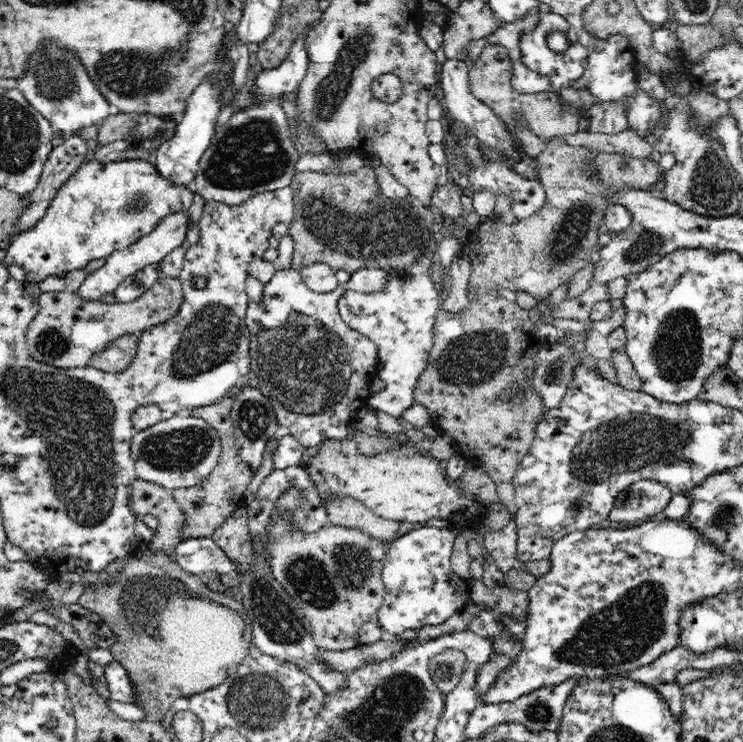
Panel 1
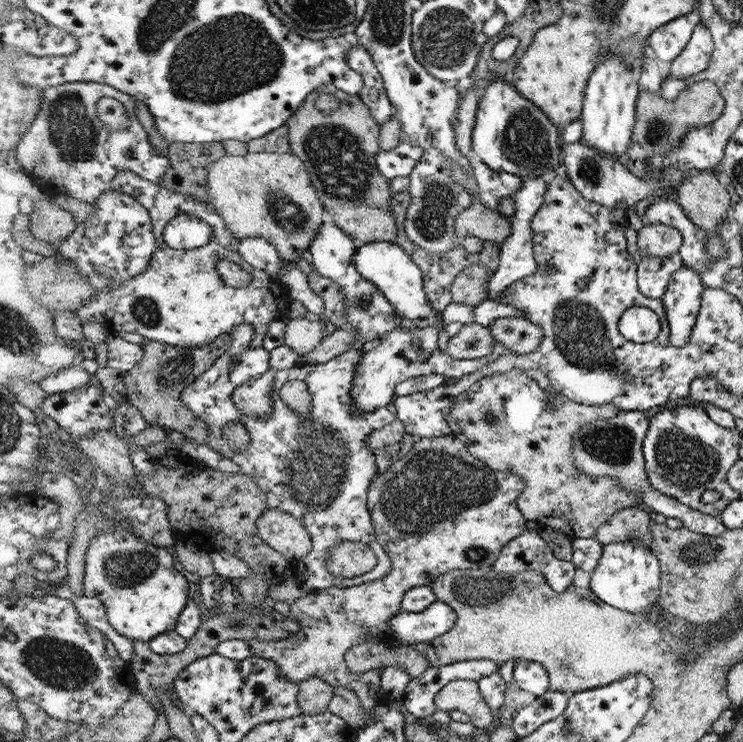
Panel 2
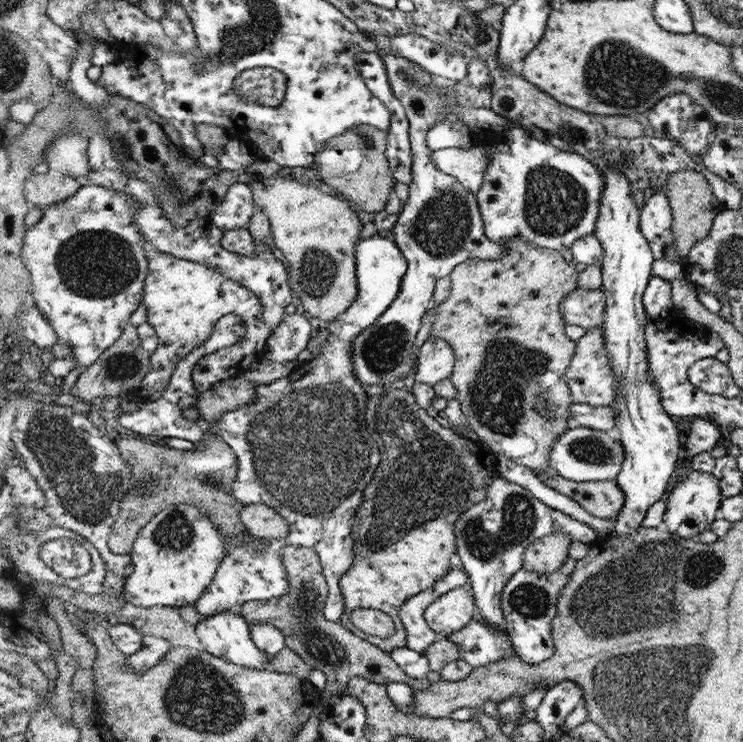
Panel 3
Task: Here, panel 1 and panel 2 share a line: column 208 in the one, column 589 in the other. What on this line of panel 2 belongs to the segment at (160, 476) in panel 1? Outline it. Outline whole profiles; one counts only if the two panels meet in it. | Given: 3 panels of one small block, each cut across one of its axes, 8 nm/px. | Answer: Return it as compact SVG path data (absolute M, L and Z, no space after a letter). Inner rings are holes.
M621 411L619 415L608 420L597 420L583 426L574 438L575 465L579 471L590 476L611 476L629 491L634 491L643 500L643 507L654 513L664 514L667 518L678 518L683 526L695 533L708 537L716 537L727 529L718 516L704 514L699 510L682 504L652 486L645 469L645 456L642 445L649 427L650 414L645 411Z

